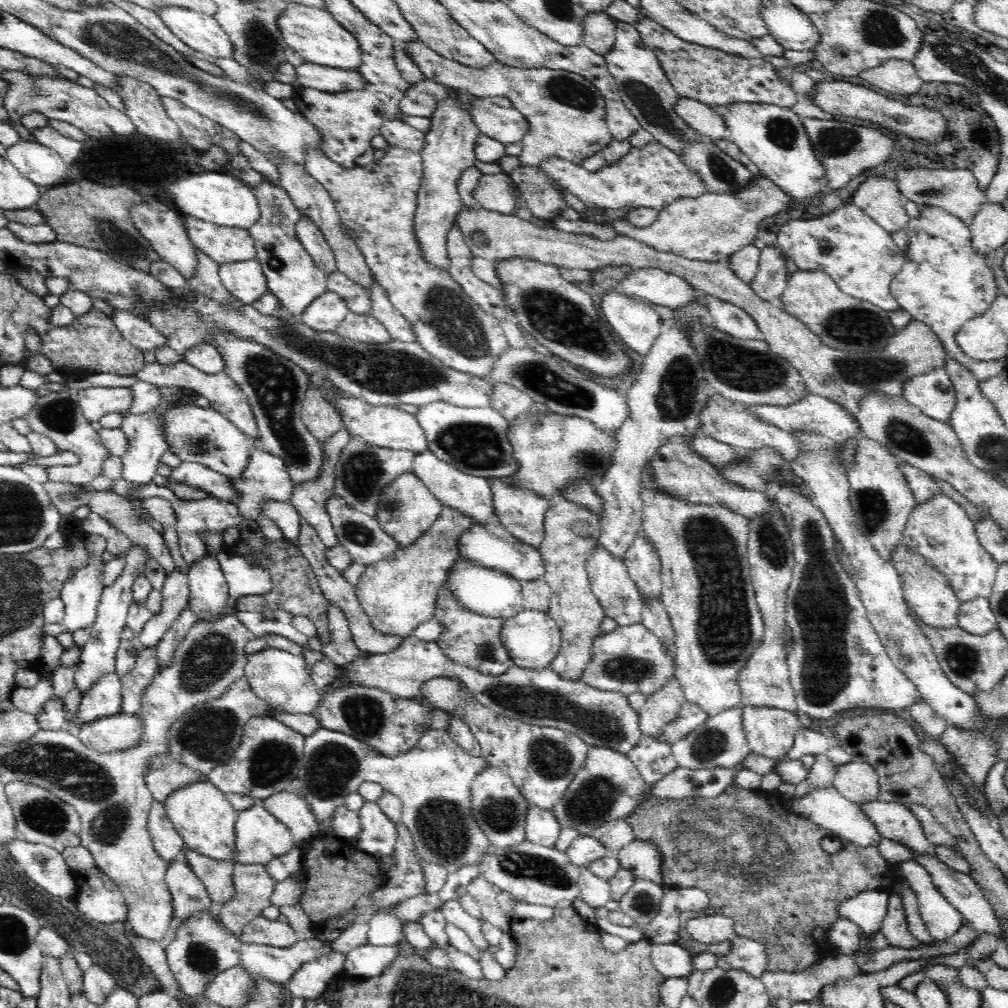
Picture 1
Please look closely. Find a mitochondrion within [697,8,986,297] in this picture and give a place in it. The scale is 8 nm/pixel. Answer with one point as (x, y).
(837, 142)

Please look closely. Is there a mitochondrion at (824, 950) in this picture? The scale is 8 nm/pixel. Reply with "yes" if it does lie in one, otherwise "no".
no

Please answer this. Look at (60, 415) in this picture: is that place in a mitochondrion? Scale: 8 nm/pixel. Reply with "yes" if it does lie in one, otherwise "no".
yes

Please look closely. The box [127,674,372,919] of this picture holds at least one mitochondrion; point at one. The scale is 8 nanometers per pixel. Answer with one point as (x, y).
(207, 734)

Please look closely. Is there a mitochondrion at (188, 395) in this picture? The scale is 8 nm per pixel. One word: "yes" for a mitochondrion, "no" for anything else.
no

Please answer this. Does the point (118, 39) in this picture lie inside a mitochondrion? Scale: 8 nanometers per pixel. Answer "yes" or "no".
yes

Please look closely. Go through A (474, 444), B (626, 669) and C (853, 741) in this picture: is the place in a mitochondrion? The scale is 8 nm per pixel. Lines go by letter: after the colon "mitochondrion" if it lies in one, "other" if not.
A: mitochondrion
B: mitochondrion
C: other

